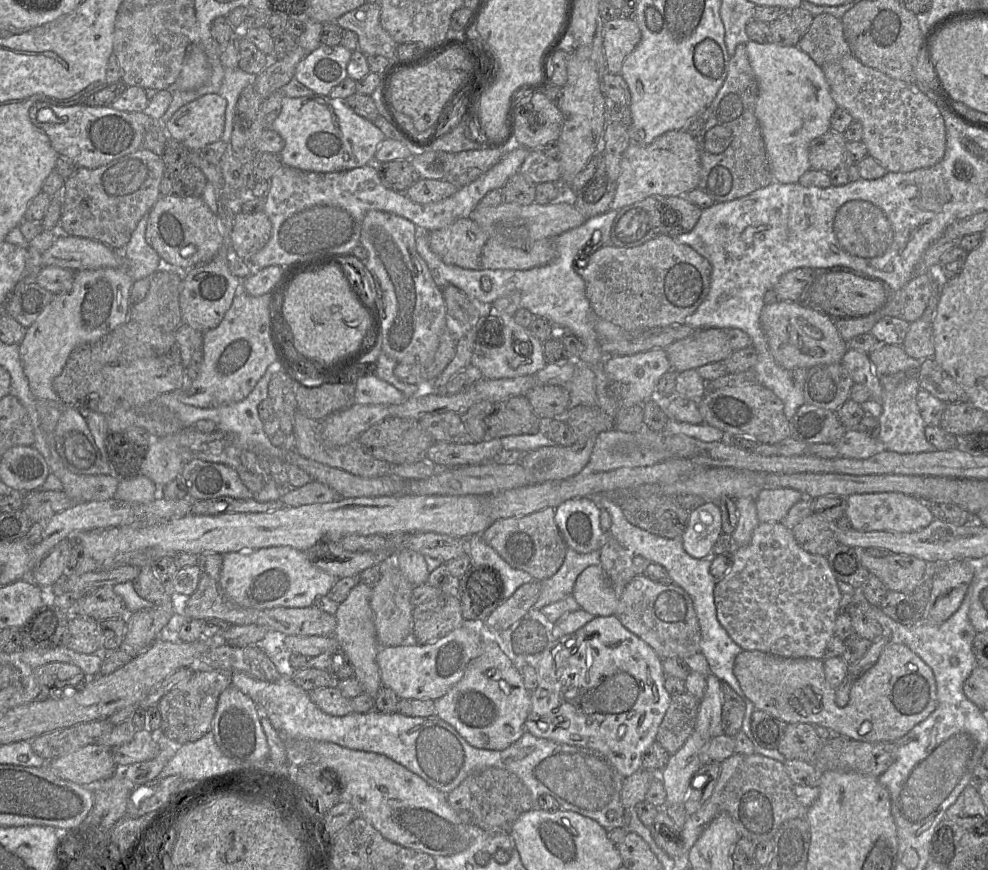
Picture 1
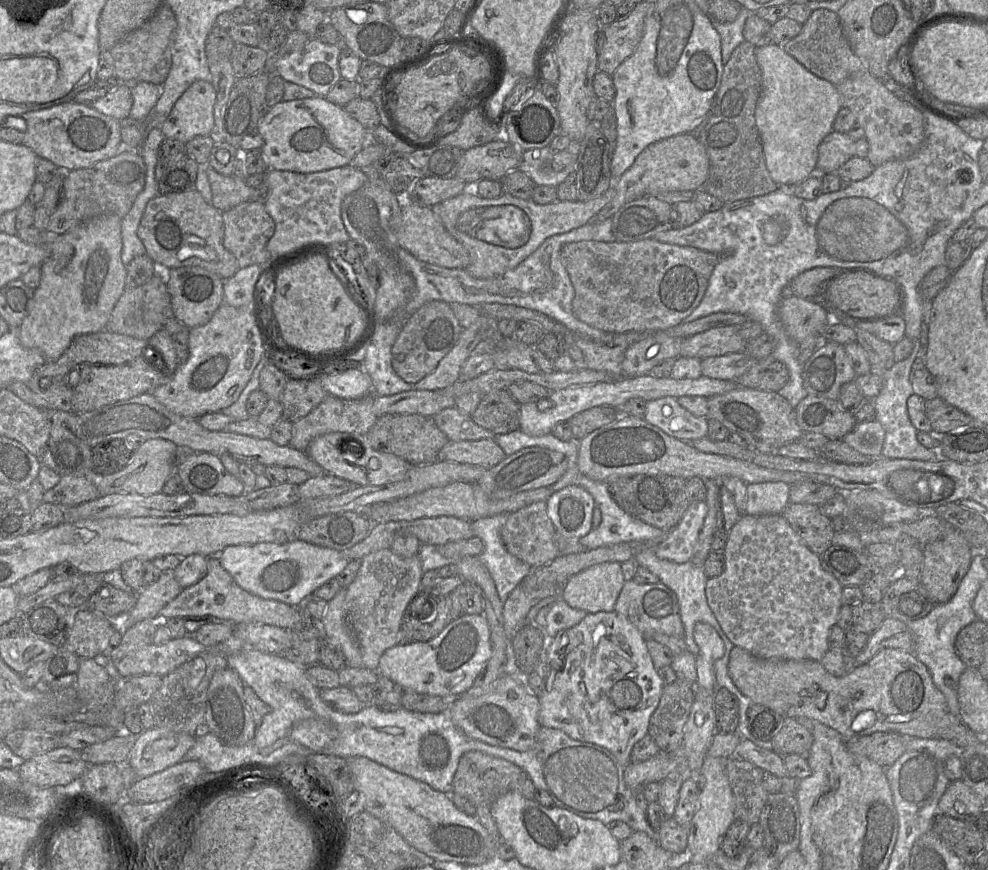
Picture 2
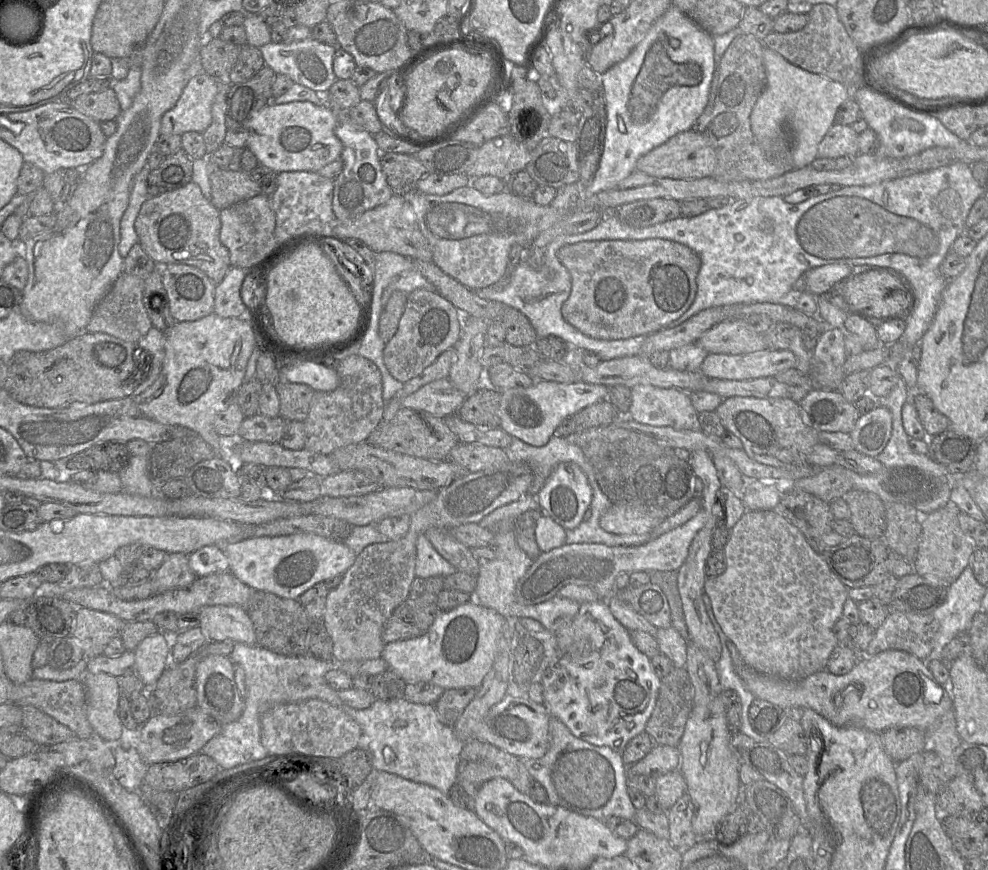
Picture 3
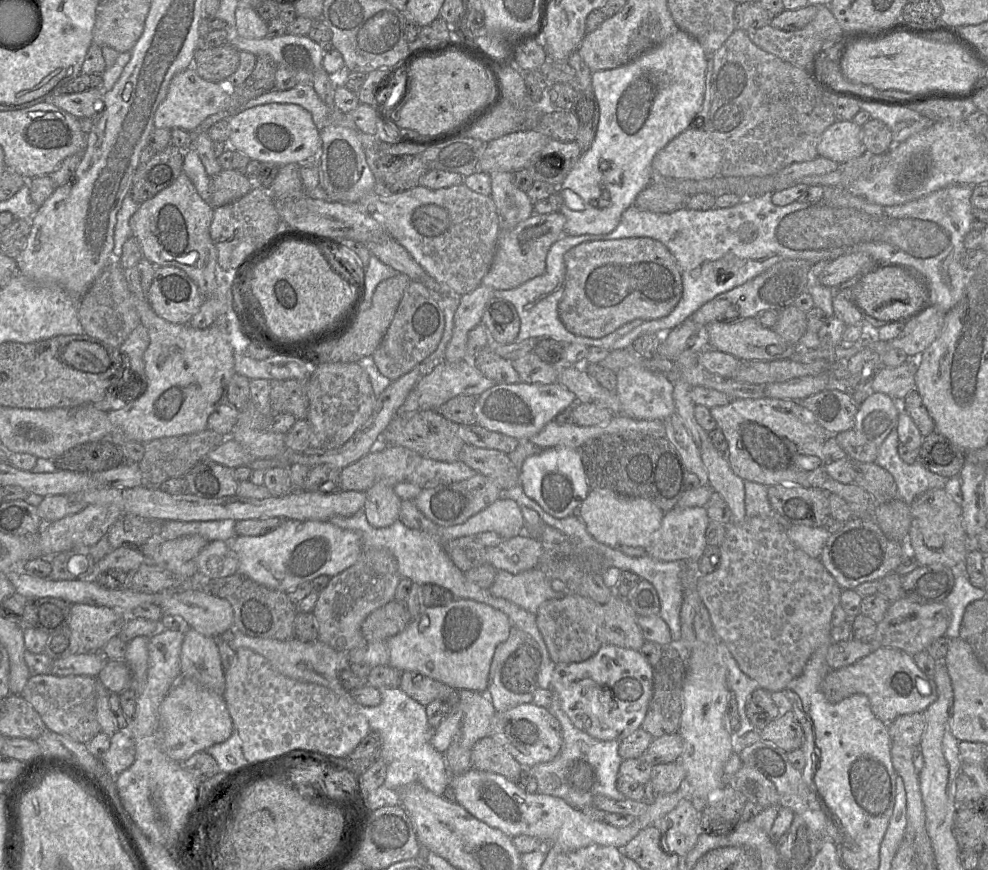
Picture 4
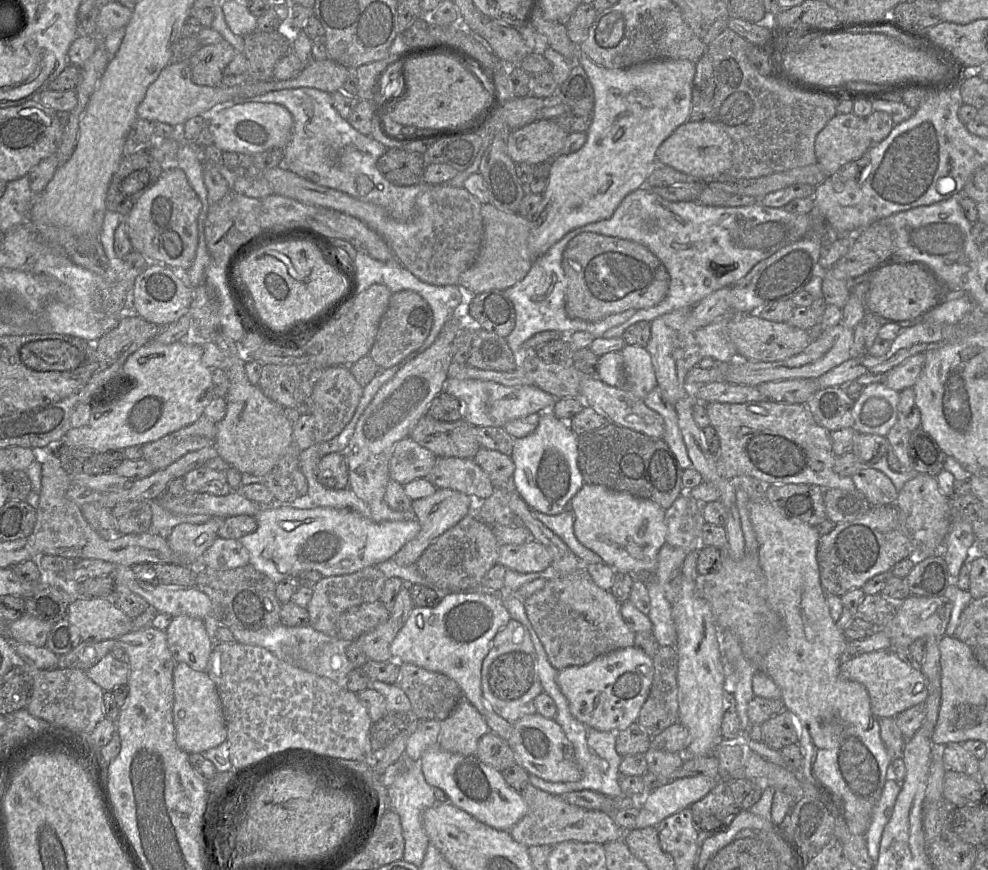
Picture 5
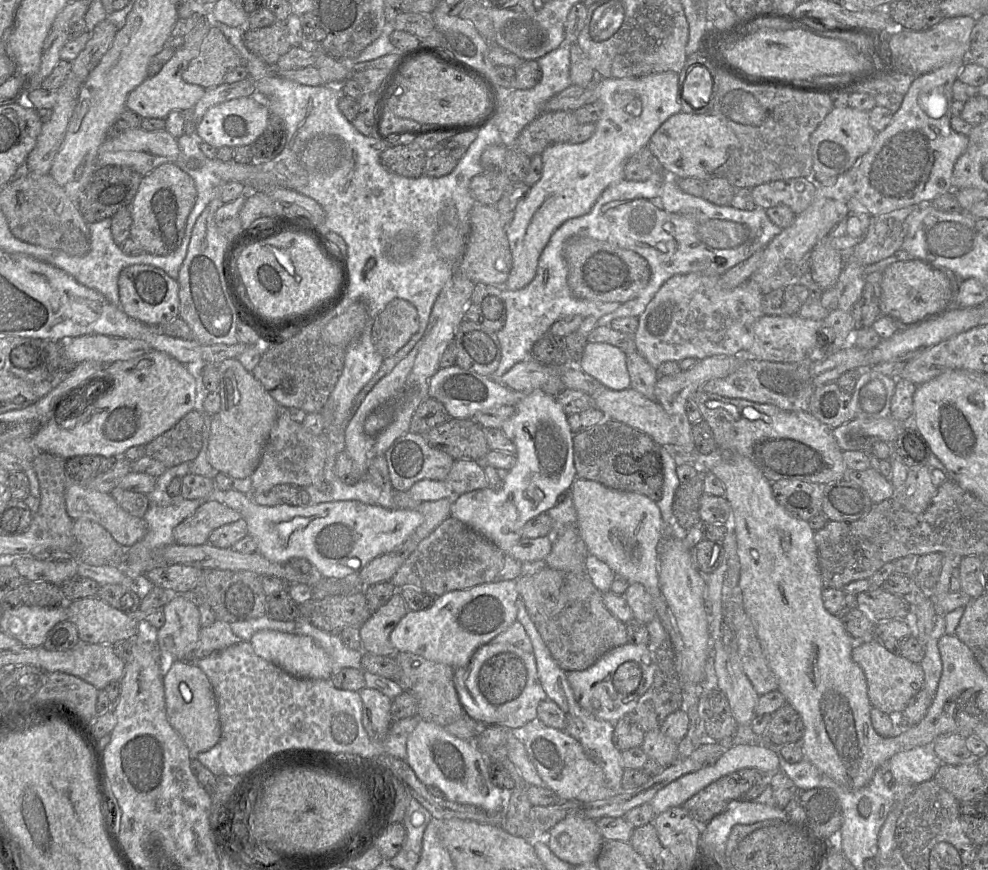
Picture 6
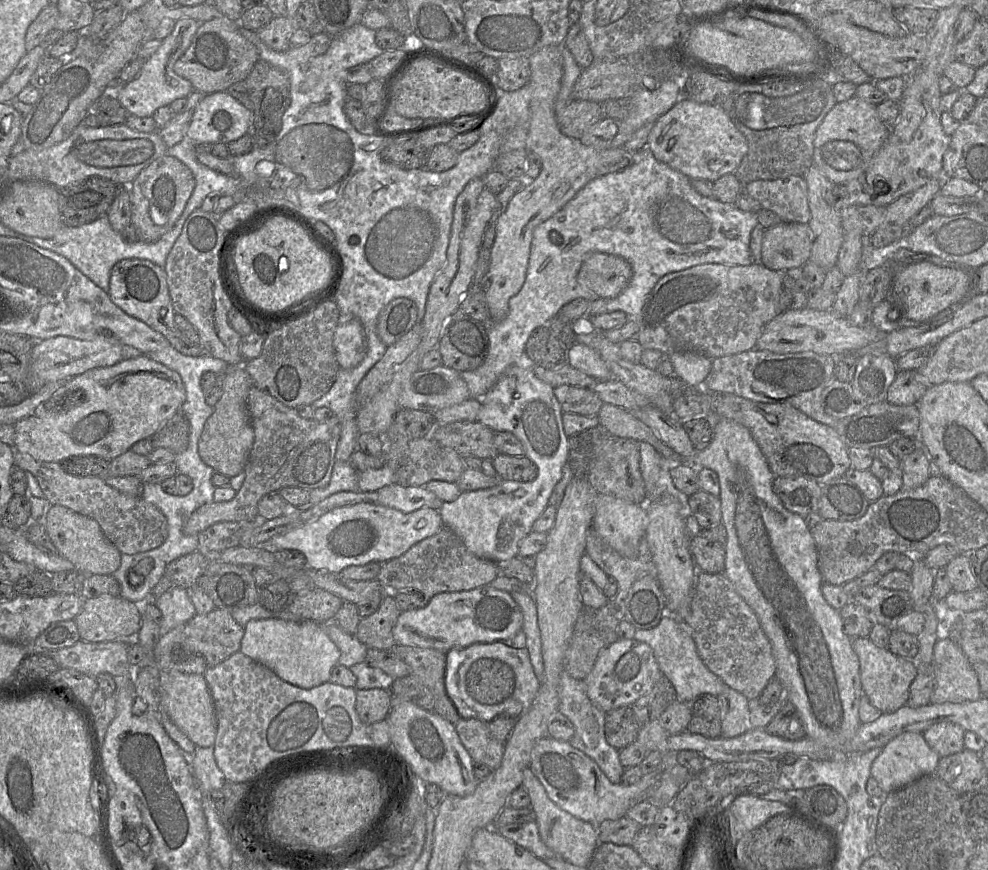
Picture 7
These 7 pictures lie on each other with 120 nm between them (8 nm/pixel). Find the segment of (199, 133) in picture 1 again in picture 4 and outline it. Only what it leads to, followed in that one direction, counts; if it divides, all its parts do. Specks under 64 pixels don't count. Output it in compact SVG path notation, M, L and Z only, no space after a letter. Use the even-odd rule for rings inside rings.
M194 67L177 73L171 80L165 99L159 104L155 115L156 128L181 128L194 131L207 117L229 108L230 89L223 83L201 78Z

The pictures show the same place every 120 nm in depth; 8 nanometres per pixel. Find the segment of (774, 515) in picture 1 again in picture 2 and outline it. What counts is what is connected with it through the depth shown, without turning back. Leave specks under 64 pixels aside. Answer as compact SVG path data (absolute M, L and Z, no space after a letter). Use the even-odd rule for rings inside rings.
M785 482L753 483L746 487L748 515L782 514L789 504L790 485Z

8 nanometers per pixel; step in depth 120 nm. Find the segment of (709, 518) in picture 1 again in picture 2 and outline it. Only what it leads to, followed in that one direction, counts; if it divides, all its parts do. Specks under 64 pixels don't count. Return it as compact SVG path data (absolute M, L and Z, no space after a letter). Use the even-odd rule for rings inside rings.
M705 501L690 503L678 525L656 547L657 557L675 563L689 562L695 552L707 511Z

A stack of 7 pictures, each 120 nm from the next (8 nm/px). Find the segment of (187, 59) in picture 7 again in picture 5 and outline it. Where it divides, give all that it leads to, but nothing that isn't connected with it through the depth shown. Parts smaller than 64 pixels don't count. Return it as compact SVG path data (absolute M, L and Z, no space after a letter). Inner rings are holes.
M225 39L201 46L189 60L192 81L211 87L222 85L223 71L235 54L235 48Z

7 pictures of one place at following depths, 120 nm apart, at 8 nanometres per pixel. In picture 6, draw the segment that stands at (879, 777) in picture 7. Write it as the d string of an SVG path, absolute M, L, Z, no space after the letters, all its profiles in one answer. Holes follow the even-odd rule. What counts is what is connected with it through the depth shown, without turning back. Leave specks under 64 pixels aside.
M923 746L893 755L887 761L887 770L897 785L918 785L933 779L941 764L932 747Z

